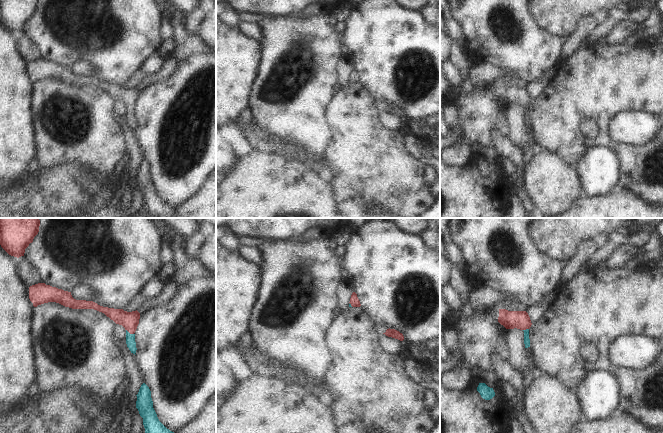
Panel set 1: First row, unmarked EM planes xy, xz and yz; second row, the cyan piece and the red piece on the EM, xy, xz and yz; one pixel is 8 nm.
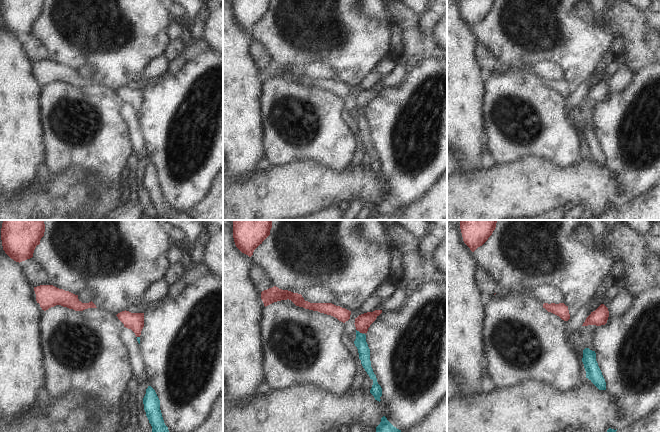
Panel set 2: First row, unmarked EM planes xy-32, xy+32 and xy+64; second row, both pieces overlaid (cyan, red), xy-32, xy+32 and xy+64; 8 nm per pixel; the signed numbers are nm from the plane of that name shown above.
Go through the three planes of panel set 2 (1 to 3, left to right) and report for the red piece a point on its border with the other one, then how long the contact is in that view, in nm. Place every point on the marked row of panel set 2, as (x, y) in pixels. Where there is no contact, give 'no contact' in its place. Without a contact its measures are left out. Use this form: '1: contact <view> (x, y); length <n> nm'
1: contact xy-32 (138, 337); length 30 nm
2: contact xy+32 (358, 331); length 60 nm
3: no contact

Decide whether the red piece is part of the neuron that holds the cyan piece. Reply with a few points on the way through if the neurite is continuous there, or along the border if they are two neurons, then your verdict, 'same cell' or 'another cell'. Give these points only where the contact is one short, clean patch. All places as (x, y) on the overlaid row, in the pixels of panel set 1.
way xy (130, 338), (129, 333), (129, 320); same cell

